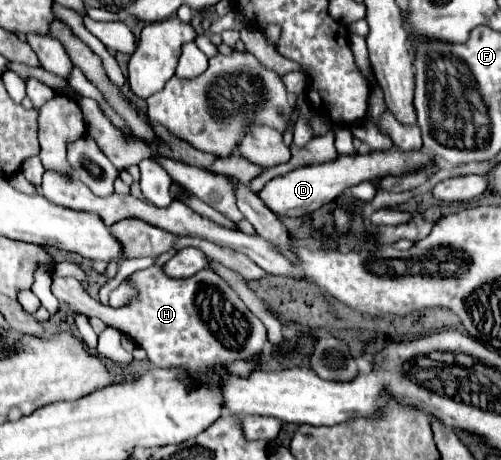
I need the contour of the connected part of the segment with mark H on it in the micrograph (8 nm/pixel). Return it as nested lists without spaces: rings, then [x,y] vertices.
[[[150,266],[146,270],[134,272],[132,276],[128,276],[128,280],[130,284],[134,280],[132,286],[136,288],[136,294],[122,308],[100,308],[100,304],[84,292],[76,278],[54,278],[52,292],[60,302],[70,304],[74,310],[84,312],[86,316],[96,316],[104,320],[108,326],[114,326],[116,330],[132,338],[136,346],[146,350],[146,358],[154,368],[184,368],[192,372],[210,372],[214,368],[224,368],[236,360],[254,362],[268,342],[264,324],[244,306],[244,302],[228,286],[228,282],[210,268],[204,268],[190,278],[178,280],[162,274],[160,266]]]

